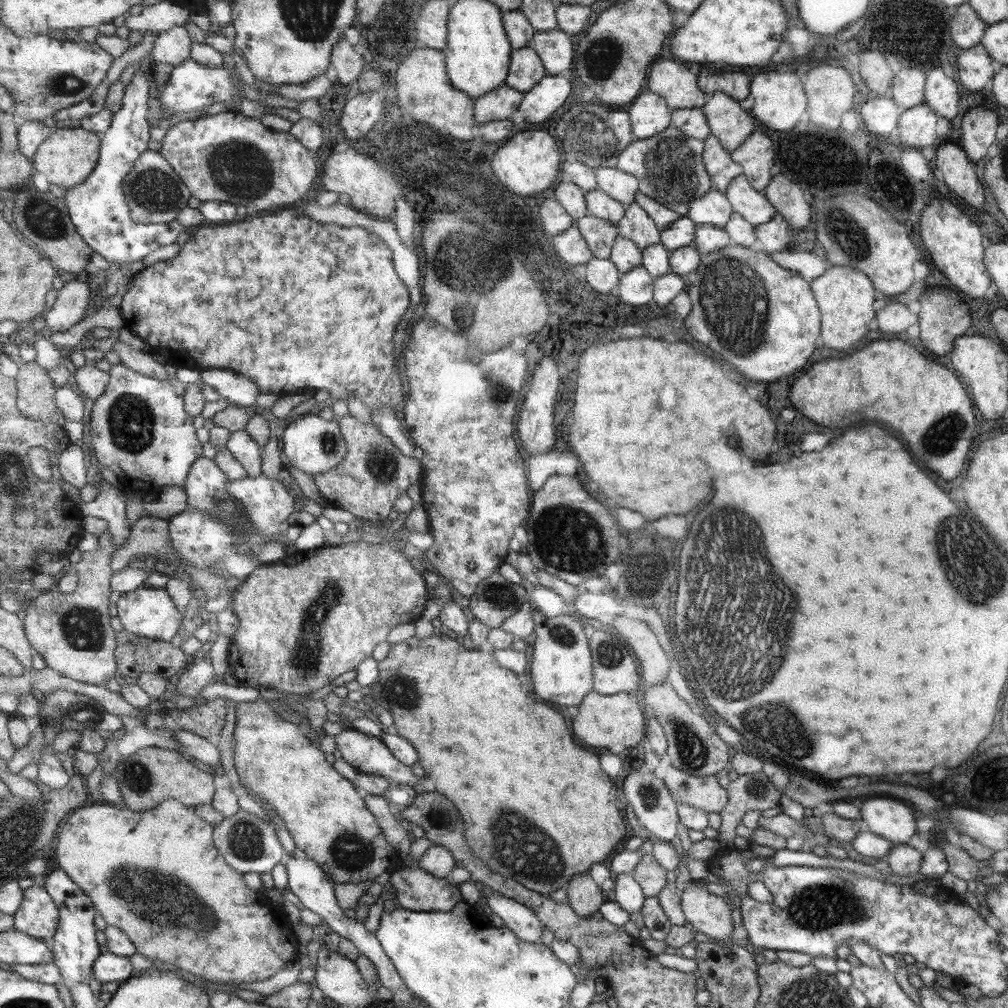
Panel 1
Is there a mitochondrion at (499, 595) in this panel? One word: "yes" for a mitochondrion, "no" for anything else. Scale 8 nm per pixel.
yes

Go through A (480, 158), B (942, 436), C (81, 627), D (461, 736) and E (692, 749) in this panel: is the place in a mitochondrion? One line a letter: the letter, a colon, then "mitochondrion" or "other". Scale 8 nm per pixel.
A: other
B: mitochondrion
C: mitochondrion
D: other
E: mitochondrion

